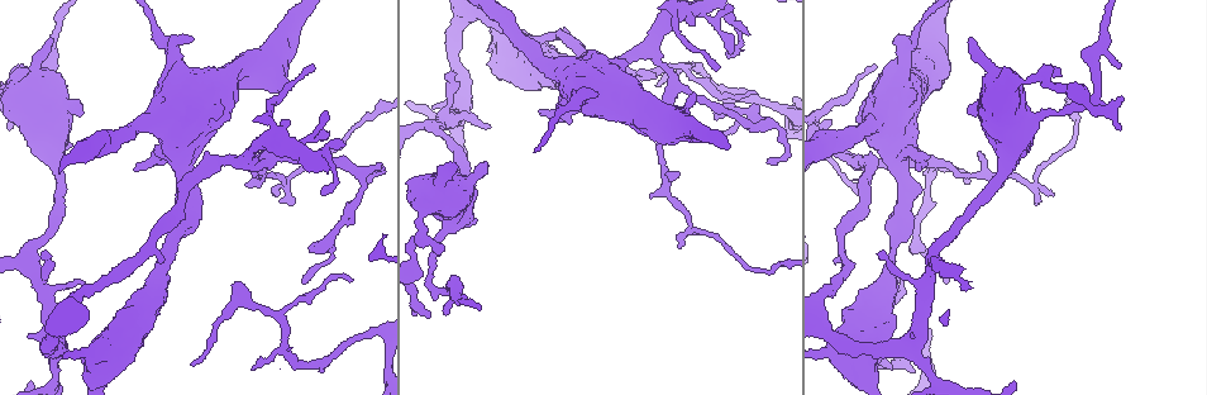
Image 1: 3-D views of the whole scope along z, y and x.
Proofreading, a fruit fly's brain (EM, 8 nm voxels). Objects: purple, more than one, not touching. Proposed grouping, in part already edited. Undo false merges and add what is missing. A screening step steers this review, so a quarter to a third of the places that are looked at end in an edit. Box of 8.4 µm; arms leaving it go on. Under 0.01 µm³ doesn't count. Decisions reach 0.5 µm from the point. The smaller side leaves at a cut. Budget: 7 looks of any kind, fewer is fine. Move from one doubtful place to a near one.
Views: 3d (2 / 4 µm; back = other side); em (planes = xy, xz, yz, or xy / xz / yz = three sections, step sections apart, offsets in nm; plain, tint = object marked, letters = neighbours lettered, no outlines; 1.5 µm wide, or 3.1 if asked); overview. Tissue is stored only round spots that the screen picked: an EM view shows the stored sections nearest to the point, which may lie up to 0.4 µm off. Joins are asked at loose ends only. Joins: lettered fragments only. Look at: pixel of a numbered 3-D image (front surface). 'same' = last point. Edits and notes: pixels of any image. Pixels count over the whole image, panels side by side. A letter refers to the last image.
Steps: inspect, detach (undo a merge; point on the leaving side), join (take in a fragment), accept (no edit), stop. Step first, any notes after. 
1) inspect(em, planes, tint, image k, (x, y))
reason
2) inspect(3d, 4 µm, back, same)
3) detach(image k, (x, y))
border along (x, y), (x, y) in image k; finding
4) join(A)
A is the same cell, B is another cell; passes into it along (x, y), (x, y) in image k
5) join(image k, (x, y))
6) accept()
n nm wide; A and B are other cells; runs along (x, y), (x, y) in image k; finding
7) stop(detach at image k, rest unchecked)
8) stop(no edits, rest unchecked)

inspect(em, yz, step 4, tint, image 1, (194, 366))
thin end

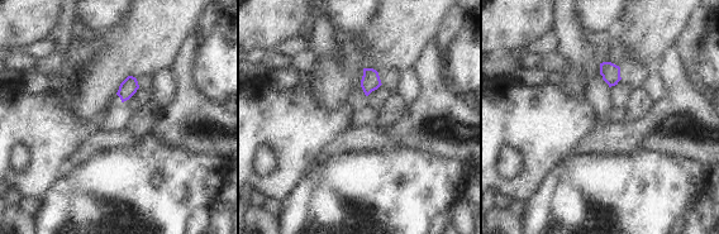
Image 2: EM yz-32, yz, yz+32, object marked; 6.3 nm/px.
inspect(em, planes, letters, same)
cut it another way

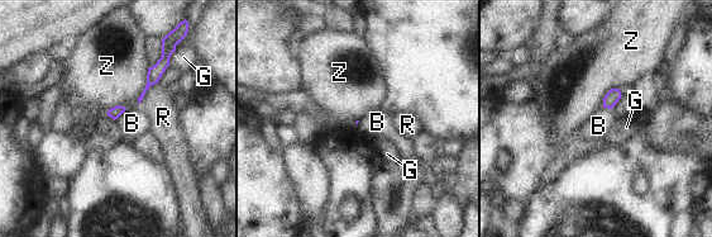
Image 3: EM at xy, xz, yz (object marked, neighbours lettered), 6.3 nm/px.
accept()
B, G, R and Z are other cells; border along (125, 109), (114, 119) in image 3; no lettered fragment goes on from it

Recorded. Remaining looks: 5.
inspect(3d, 2 µm, image 1, (349, 279))
branch stops here

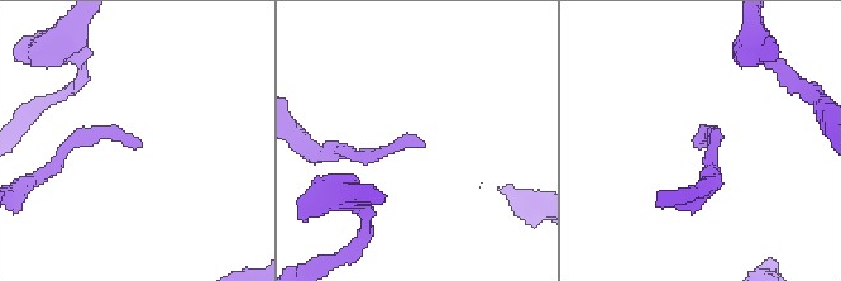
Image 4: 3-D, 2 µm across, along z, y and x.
inspect(em, xz, step 8, letters, image 4, (695, 146))

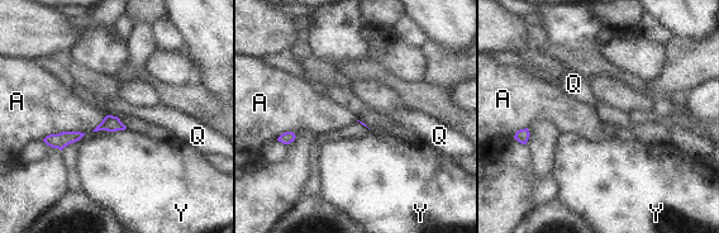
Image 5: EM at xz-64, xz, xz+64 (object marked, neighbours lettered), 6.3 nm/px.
inspect(em, planes, letters, same)
cut it another way

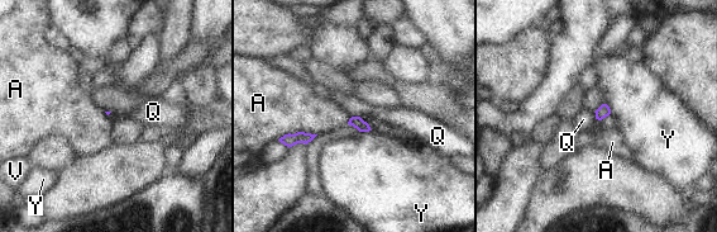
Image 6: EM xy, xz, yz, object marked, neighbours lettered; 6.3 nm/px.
accept()
A, Q, V and Y are other cells; border along (316, 133), (285, 133), (277, 140) in image 6; no lettered fragment goes on from it

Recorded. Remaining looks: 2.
inspect(em, planes, letters, image 1, (711, 17))
abrupt turn

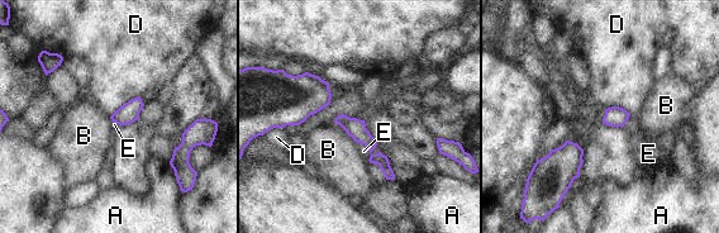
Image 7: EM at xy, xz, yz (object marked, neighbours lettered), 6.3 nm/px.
accept()
120 nm wide; A, B, D and E are other cells; runs along (341, 118), (371, 144), (390, 176) in image 7; one neuron here

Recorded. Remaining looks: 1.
stop(no edits, rest unchecked)

